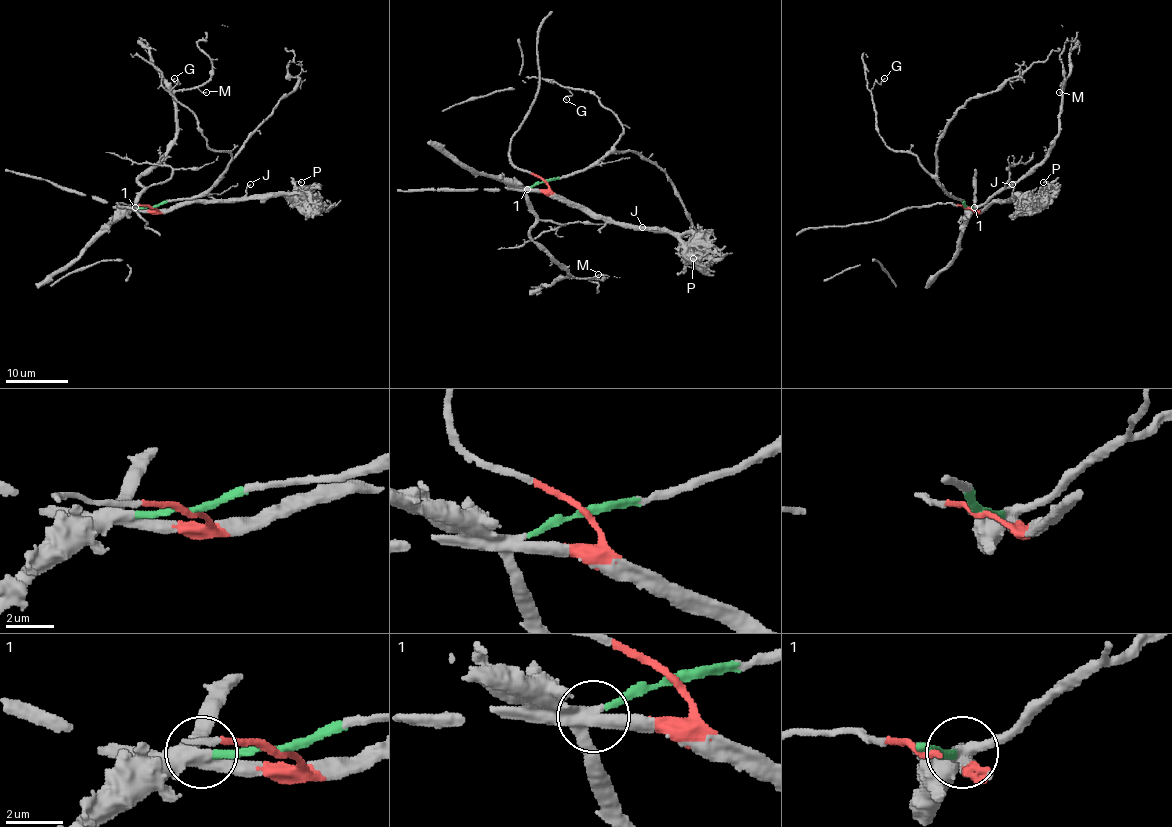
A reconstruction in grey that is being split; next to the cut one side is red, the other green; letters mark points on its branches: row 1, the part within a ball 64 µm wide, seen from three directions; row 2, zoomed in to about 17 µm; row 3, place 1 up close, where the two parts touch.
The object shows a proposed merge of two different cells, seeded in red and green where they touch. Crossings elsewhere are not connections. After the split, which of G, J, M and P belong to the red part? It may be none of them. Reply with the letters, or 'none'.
J, P

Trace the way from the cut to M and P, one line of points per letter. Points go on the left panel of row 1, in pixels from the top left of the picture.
M: (152, 207), (134, 206), (134, 201), (143, 190), (138, 179), (163, 155), (174, 137), (176, 91), (206, 91)
P: (152, 207), (163, 212), (192, 203), (294, 196), (297, 193), (295, 182), (301, 182)

